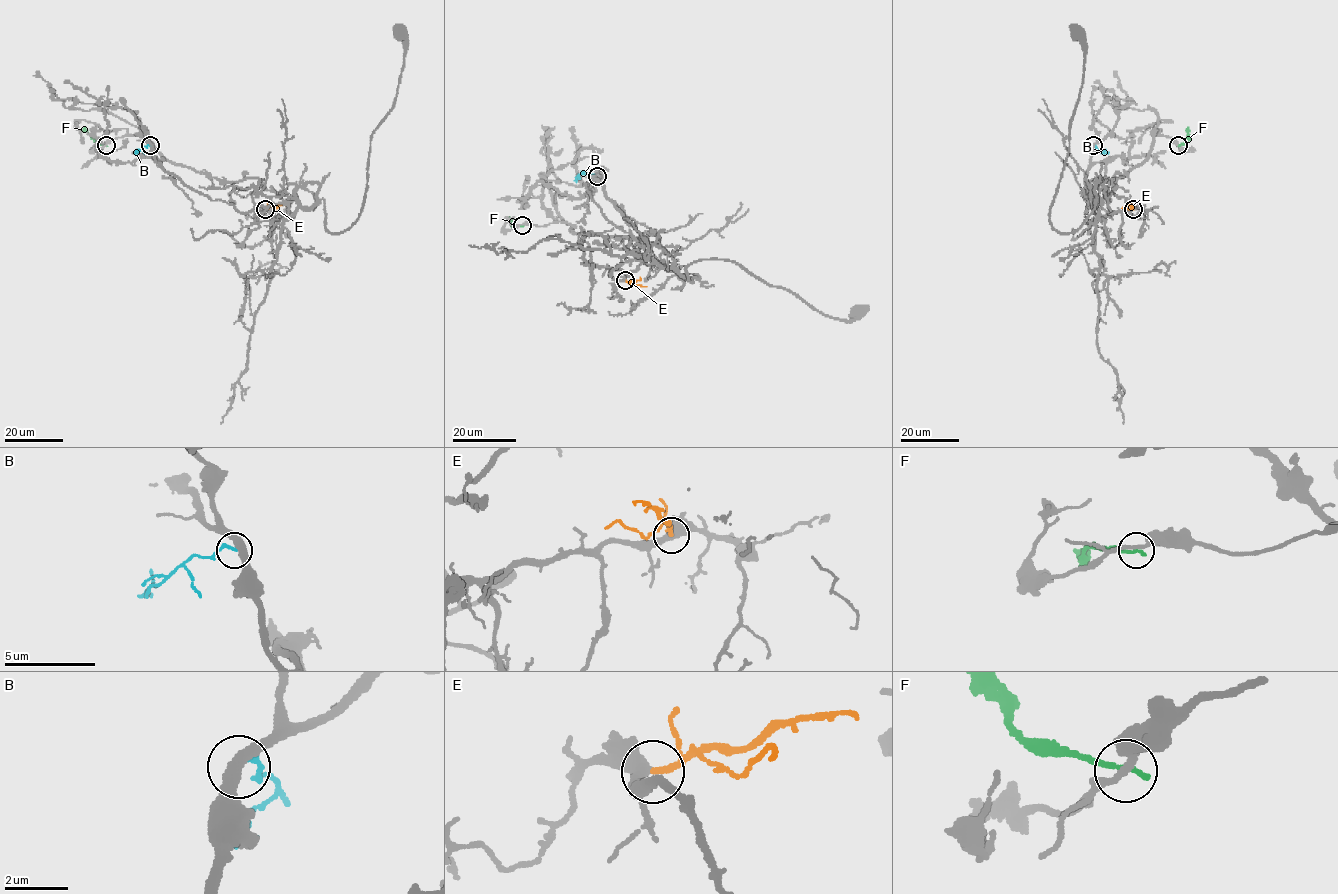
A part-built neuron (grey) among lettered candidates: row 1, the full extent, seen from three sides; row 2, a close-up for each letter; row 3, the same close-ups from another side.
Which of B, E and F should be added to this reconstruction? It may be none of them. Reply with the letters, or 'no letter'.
E

